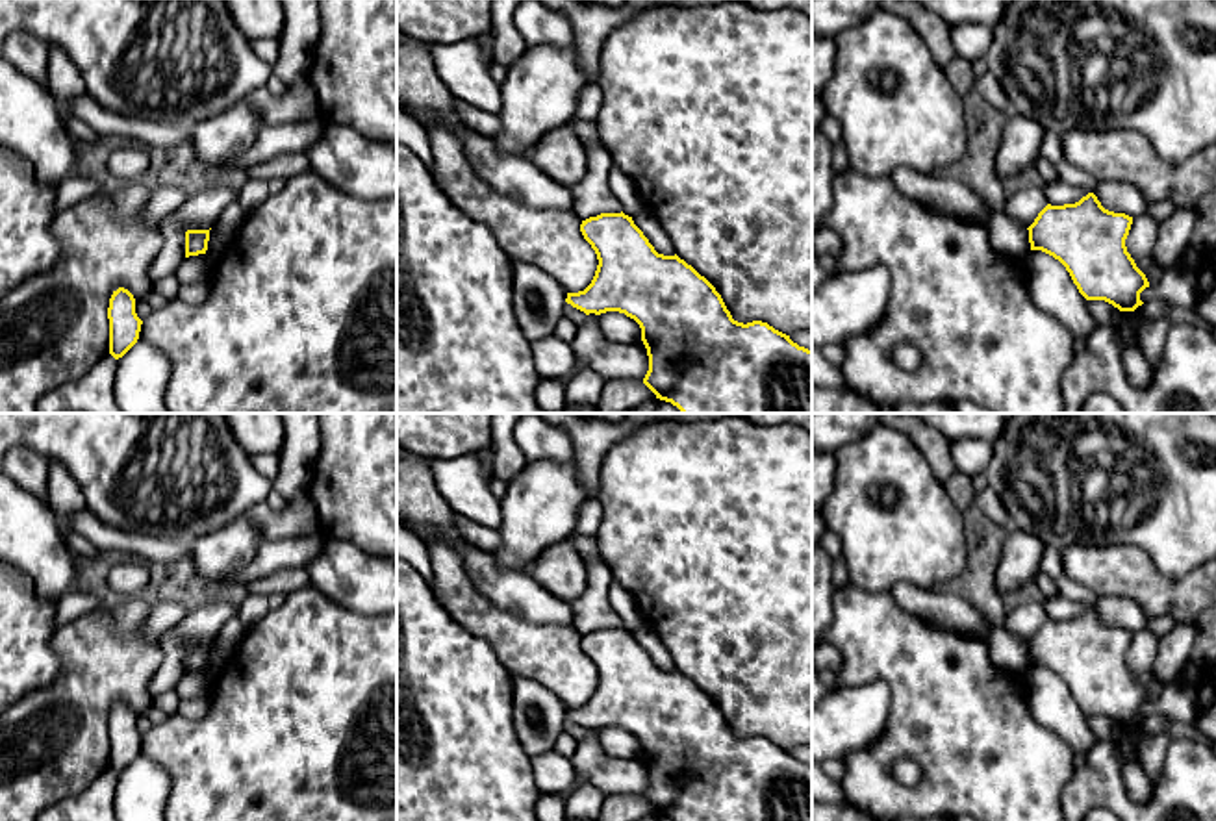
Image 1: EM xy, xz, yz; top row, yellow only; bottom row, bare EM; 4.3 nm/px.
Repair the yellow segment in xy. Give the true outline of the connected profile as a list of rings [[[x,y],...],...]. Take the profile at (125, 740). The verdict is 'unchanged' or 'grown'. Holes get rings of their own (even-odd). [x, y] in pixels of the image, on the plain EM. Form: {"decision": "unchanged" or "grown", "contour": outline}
{"decision": "unchanged", "contour": [[[119,702],[113,706],[108,723],[109,734],[109,769],[122,773],[139,754],[143,736],[135,728],[133,710]]]}

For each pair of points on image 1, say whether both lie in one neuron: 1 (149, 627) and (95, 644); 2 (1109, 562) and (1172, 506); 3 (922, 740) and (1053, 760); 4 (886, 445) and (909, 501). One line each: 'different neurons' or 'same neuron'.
1: different neurons
2: different neurons
3: same neuron
4: same neuron

